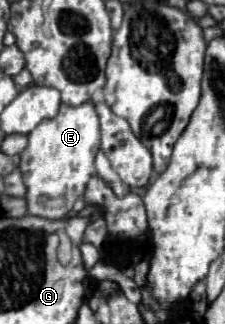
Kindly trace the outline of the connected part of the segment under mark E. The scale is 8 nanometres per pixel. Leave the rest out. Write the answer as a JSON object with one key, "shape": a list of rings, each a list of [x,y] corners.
{"shape":[[[85,102],[81,106],[65,106],[61,104],[59,114],[51,120],[43,120],[31,134],[29,144],[21,152],[19,170],[23,174],[23,182],[27,186],[25,202],[27,212],[41,218],[63,218],[75,204],[75,200],[85,192],[89,178],[95,174],[95,154],[99,150],[99,118],[93,102]]]}

